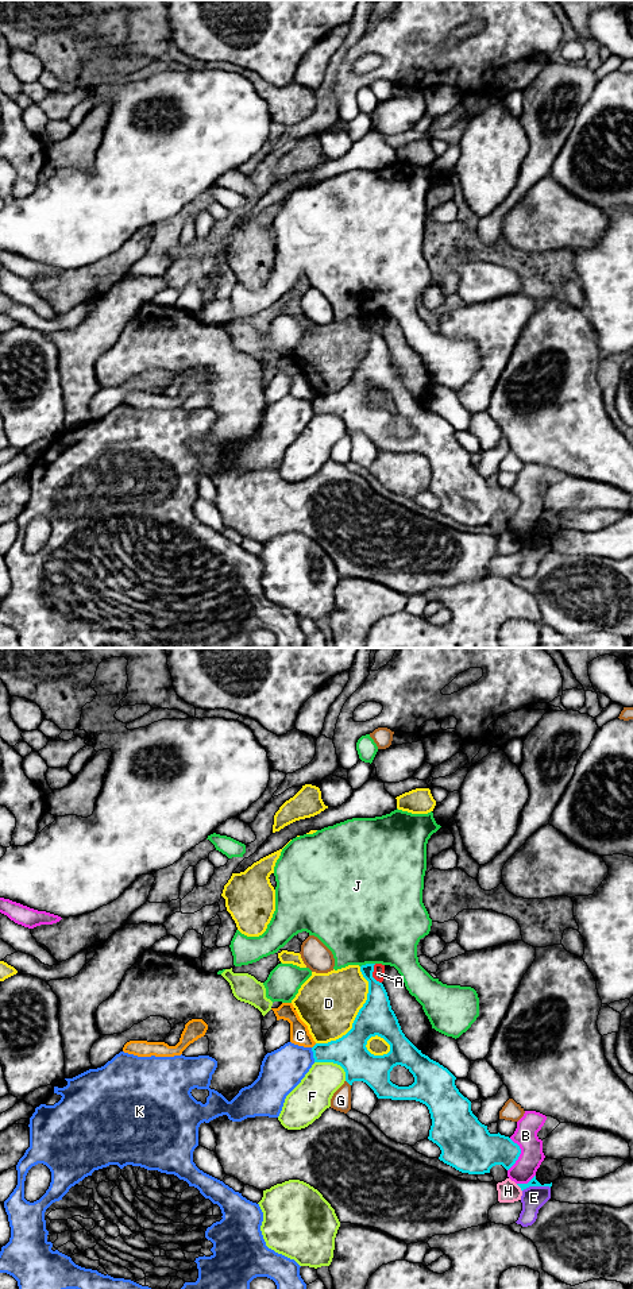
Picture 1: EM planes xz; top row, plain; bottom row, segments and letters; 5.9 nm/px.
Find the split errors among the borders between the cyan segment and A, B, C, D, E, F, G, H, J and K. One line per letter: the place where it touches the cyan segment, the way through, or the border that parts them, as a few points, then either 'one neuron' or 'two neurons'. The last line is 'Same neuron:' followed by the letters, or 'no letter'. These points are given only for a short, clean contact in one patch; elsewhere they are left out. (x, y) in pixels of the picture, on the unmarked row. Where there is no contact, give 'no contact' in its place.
A: meets cyan in xz at (371, 327); border along xz (374, 316), (373, 328), (381, 335); two neurons
B: meets cyan in xz at (520, 505); two neurons
C: meets cyan in xz at (313, 398); border along xz (316, 396), (312, 400); two neurons
D: meets cyan in xz at (356, 367); two neurons
E: meets cyan in xz at (536, 537); two neurons
F: meets cyan in xz at (335, 415); two neurons
G: meets cyan in xz at (347, 433); two neurons
H: meets cyan in xz at (520, 539); border along xz (516, 536), (521, 543); two neurons
J: meets cyan in xz at (367, 316); two neurons
K: meets cyan in xz at (313, 406); border along xz (311, 400), (315, 413); two neurons
Same neuron: no letter

